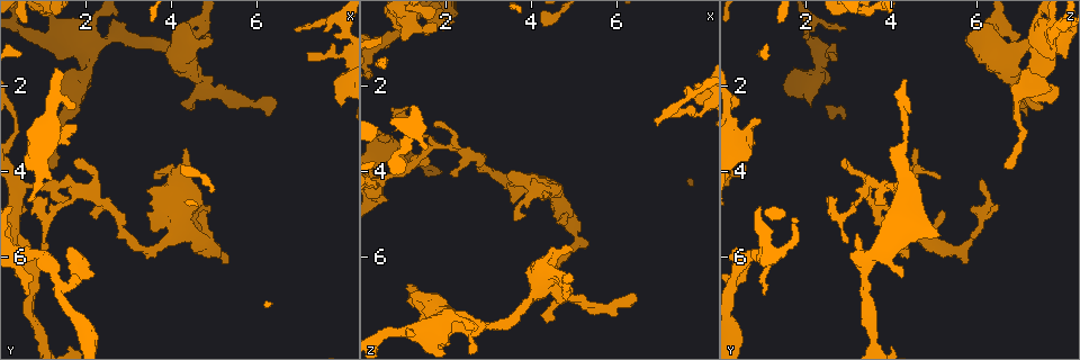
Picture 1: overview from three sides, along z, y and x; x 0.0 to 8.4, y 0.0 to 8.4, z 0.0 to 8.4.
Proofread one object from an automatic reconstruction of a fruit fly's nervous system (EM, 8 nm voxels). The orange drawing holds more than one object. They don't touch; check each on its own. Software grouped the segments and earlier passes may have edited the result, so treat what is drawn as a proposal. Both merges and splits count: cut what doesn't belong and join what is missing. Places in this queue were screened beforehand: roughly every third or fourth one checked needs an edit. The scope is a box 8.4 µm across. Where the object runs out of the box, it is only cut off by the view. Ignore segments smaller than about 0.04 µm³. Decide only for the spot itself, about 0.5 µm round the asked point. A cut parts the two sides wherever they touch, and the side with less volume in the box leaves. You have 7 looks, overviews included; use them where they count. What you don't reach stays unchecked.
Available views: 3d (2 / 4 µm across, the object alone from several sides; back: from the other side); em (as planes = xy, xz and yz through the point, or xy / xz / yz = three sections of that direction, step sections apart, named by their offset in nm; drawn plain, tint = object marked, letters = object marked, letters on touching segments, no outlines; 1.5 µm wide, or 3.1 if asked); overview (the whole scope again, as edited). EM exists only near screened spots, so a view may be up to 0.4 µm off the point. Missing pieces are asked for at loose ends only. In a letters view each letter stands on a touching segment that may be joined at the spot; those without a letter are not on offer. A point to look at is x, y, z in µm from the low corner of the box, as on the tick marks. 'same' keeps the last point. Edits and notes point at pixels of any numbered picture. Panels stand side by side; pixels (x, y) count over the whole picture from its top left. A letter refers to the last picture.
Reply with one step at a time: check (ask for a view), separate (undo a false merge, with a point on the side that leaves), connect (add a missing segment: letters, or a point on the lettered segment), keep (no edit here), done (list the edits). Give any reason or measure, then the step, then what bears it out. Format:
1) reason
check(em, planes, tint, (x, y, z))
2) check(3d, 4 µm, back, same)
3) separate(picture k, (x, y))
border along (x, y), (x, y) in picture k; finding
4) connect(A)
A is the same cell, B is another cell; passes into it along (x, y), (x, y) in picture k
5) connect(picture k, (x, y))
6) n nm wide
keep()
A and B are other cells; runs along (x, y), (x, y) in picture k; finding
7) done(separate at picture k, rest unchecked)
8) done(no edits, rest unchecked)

thin end
check(em, planes, letters, (2.30, 5.10, 4.05))

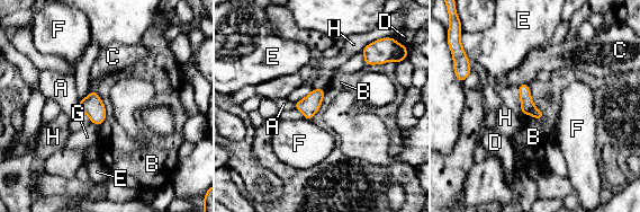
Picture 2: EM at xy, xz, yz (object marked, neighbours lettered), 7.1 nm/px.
100 nm wide
keep()
A, B, C, D, E, F, G and H are other cells; border along (526, 84), (543, 114), (540, 120) in picture 2; no lettered segment goes on from it

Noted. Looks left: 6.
branch stops here
check(3d, 2 µm, (4.25, 3.50, 4.65))

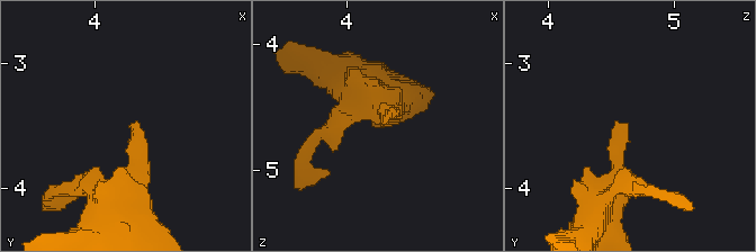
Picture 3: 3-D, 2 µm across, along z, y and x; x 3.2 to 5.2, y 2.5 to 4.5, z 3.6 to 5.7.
check(em, xy, step 8, tint, (4.30, 3.48, 4.64))

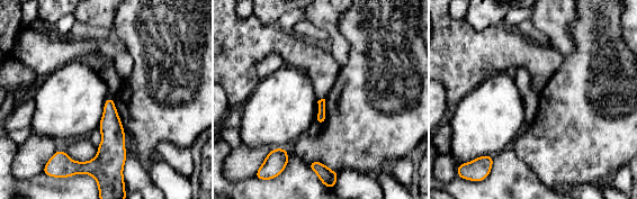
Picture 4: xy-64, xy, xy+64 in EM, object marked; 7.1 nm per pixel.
check(em, xy, step 8, letters, same)

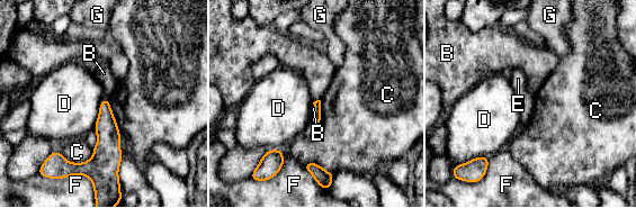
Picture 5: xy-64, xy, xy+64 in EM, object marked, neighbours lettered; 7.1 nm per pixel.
C touches over 260 nm
keep()
B, C, D, E, F and G are other cells; no lettered segment goes on from it

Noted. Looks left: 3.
thick end
check(3d, 4 µm, (5.00, 0.90, 5.80))

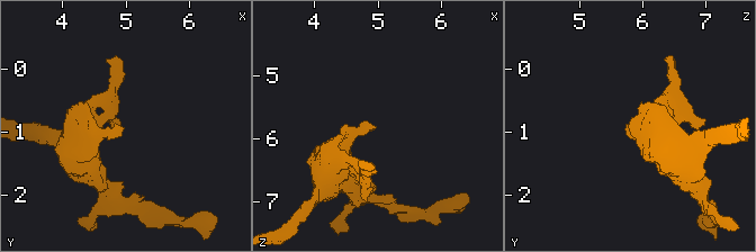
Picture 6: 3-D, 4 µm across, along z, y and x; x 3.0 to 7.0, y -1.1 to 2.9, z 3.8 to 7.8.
check(em, xy, step 8, tint, (5.00, 0.95, 5.85))

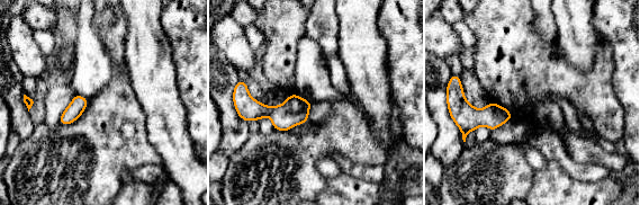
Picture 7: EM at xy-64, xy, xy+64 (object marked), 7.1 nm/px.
check(em, xy, step 8, letters, same)

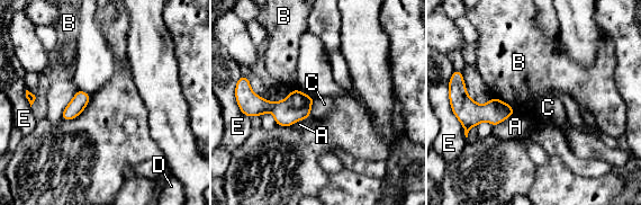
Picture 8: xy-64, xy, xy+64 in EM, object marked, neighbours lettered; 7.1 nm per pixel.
keep()
A, B, C, D and E are other cells; border along (314, 98), (309, 116) in picture 8; no lettered segment goes on from it

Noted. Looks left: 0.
done(no edits, rest unchecked)

